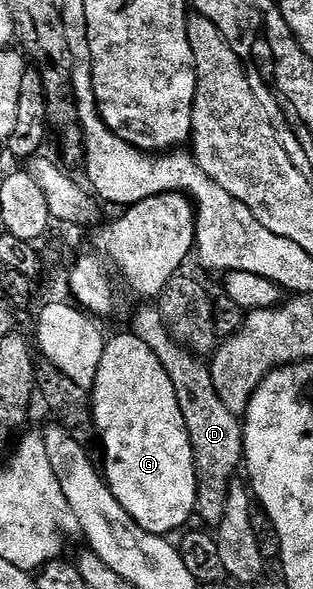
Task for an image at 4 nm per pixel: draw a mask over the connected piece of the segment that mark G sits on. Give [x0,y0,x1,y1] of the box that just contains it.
[91,331,197,535]

